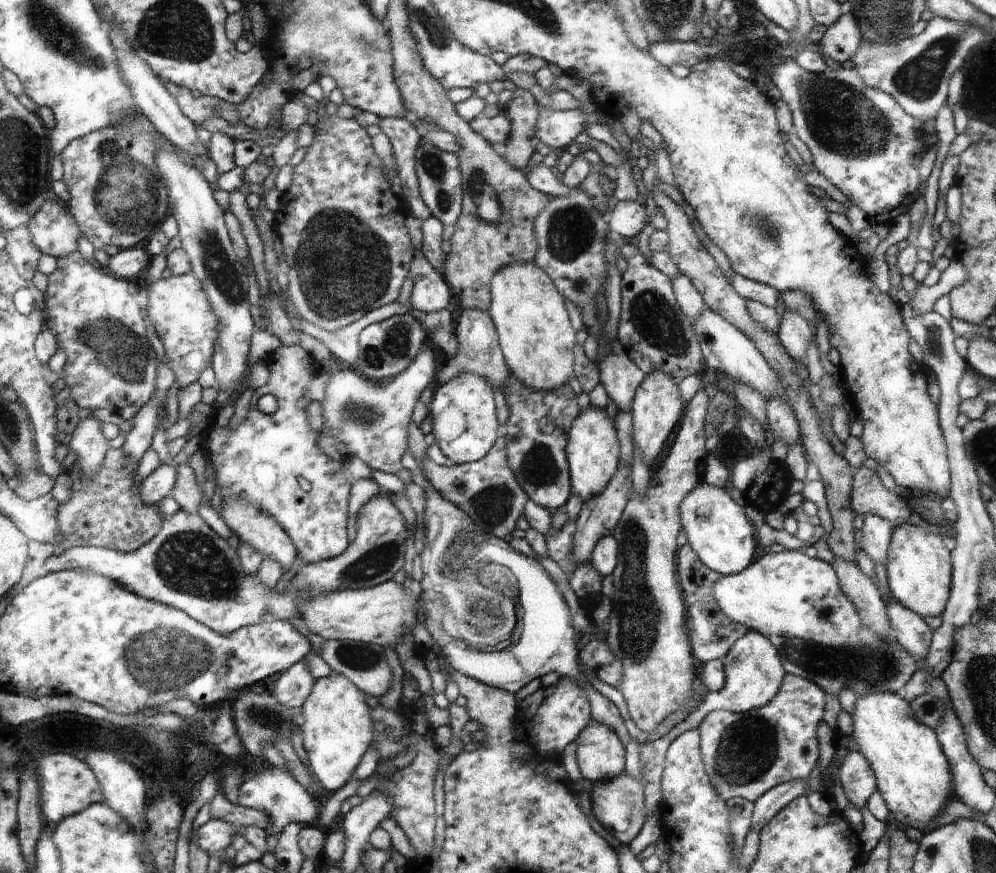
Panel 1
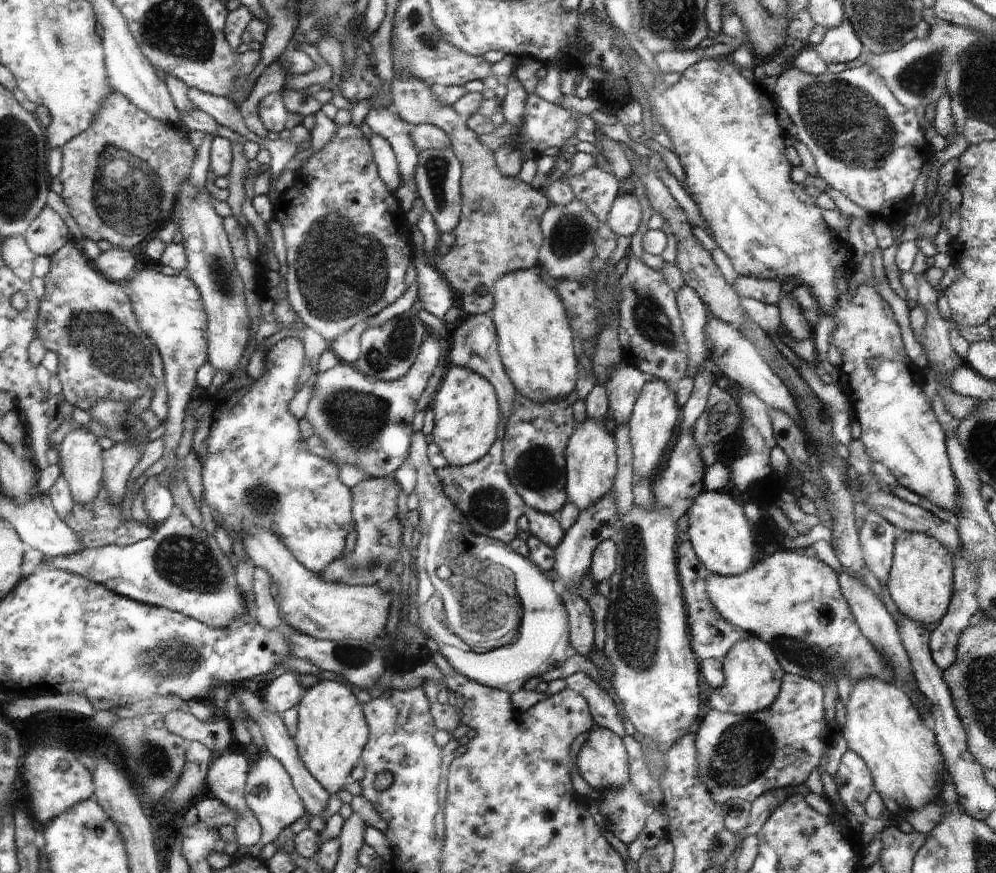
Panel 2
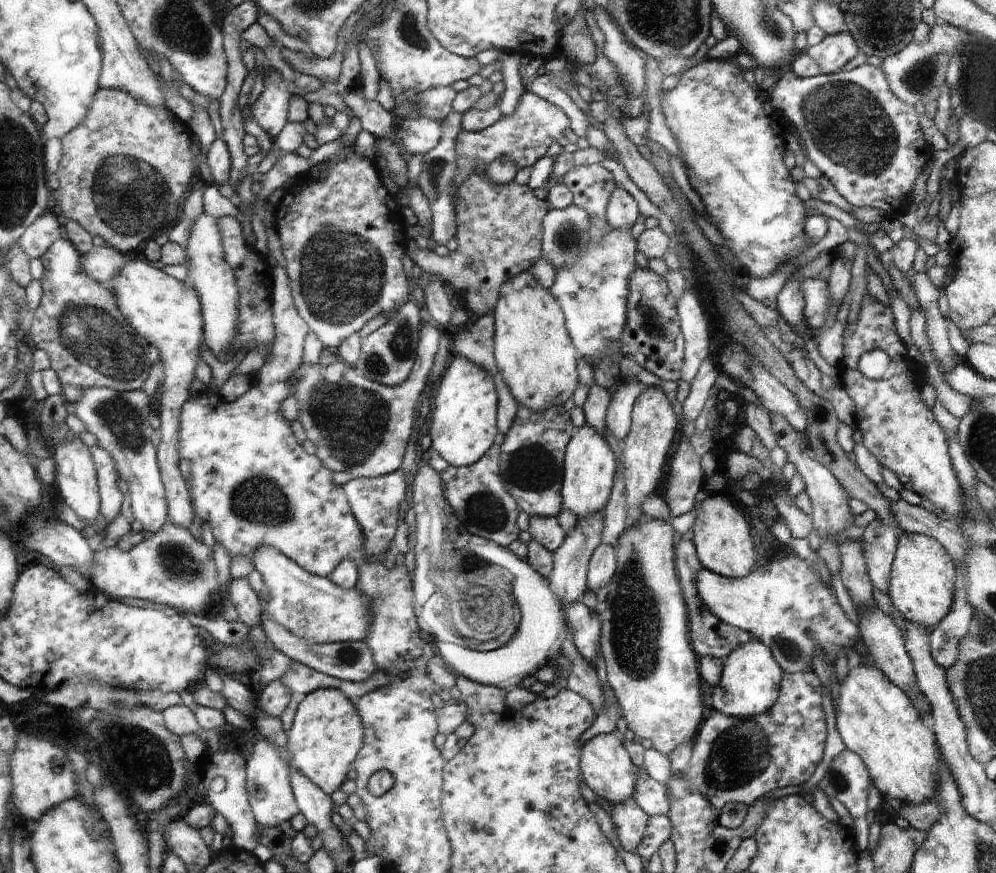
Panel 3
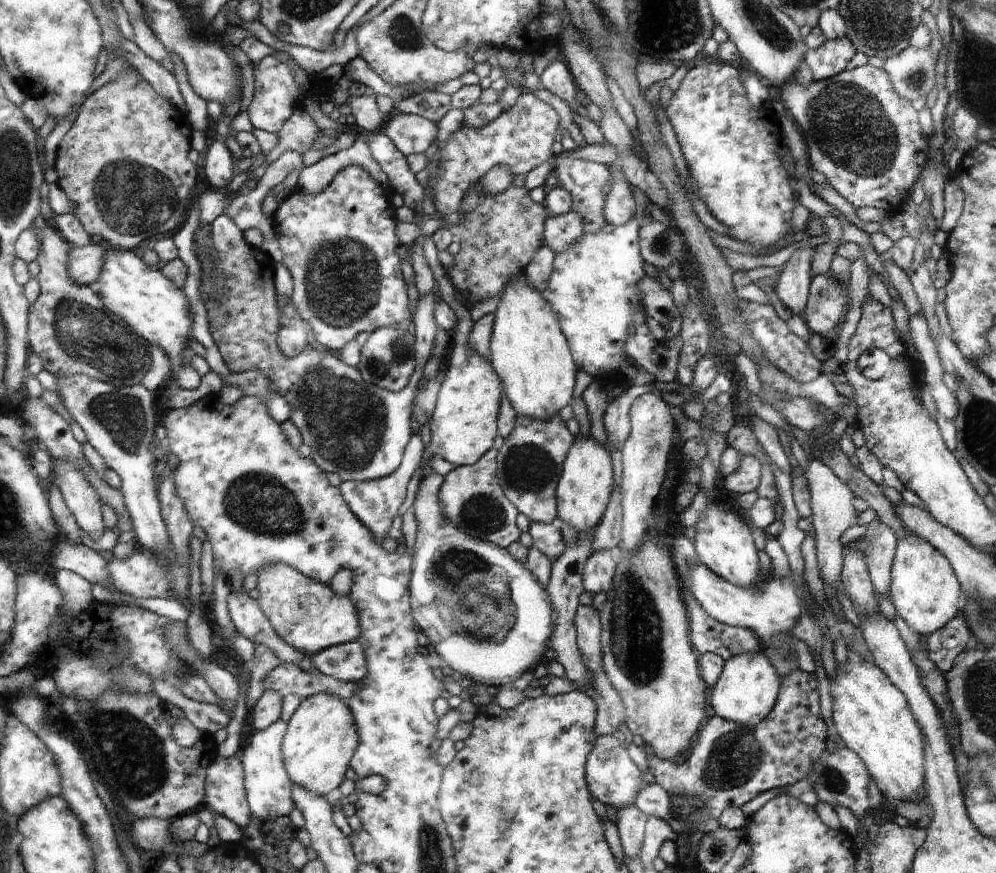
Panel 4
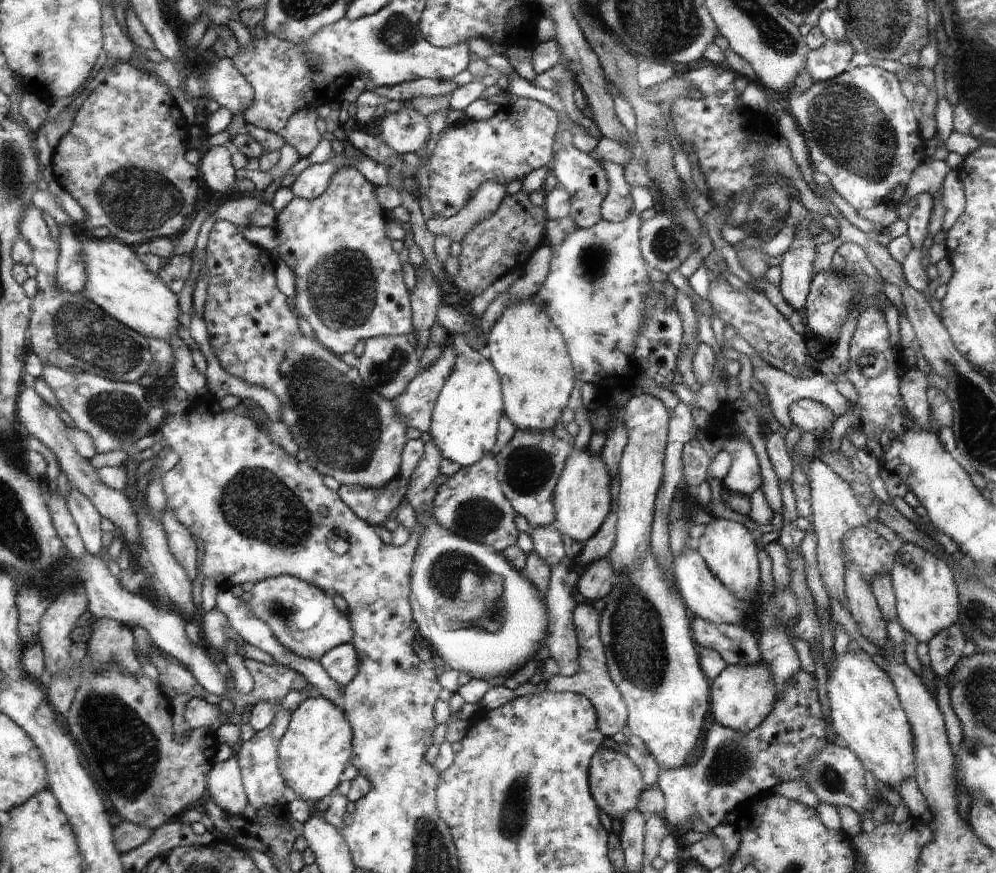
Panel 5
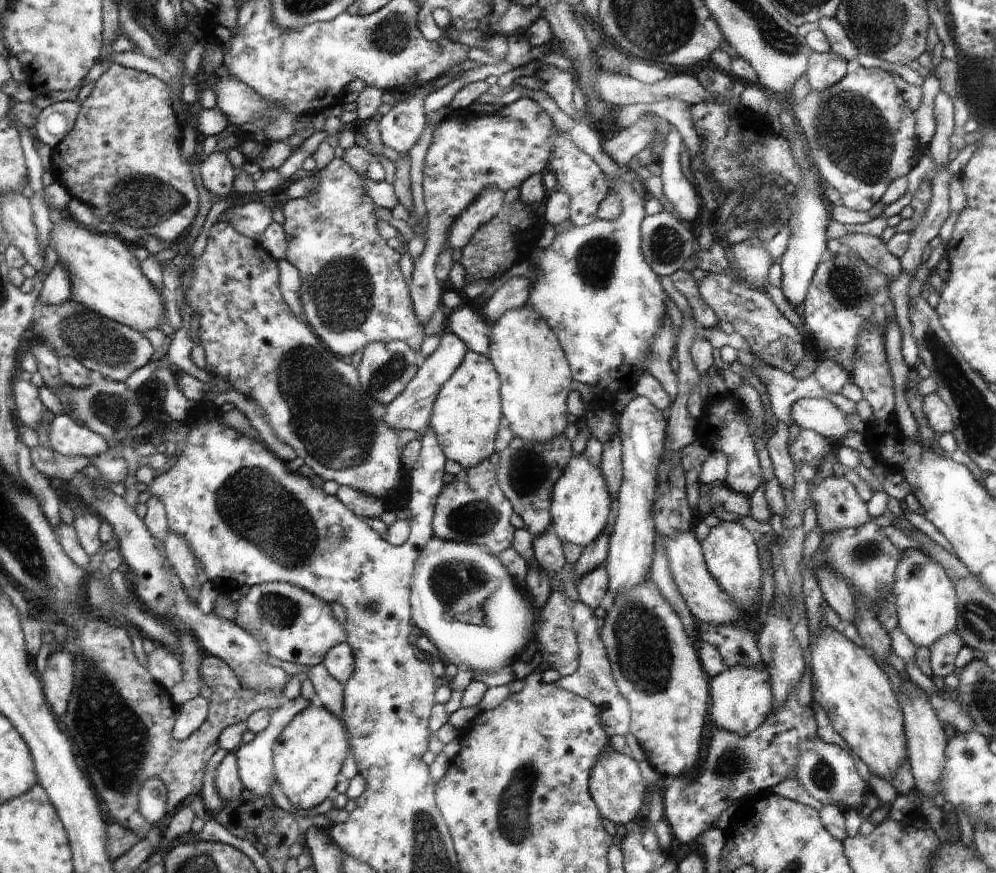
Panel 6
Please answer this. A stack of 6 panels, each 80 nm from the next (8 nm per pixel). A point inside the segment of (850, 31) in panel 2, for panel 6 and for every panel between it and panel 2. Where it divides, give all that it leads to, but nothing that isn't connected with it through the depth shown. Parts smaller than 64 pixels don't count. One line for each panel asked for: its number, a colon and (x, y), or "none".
3: (834, 52)
4: (830, 59)
5: (831, 60)
6: (826, 68)

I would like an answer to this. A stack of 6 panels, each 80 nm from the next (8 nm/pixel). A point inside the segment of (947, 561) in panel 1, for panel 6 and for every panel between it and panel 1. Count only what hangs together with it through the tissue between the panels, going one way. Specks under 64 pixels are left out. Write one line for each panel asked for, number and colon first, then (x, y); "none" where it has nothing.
2: (921, 581)
3: (922, 587)
4: (926, 594)
5: (927, 599)
6: (925, 599)

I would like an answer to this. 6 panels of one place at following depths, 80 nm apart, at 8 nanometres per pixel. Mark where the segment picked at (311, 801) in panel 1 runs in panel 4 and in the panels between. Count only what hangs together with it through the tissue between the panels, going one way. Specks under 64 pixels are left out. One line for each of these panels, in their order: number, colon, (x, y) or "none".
2: (269, 793)
3: (268, 788)
4: (268, 789)

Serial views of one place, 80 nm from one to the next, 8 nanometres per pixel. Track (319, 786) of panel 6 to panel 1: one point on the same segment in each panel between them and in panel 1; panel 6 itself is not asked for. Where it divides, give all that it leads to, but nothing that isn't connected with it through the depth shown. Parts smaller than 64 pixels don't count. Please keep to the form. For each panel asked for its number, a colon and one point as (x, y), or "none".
1: (337, 729)
2: (332, 729)
3: (327, 733)
4: (322, 736)
5: (314, 751)

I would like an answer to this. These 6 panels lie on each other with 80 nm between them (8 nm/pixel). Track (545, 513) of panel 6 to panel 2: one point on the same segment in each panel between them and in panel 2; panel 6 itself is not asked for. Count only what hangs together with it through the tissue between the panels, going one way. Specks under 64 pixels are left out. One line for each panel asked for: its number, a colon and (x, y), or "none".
2: (537, 435)
3: (532, 457)
4: (529, 465)
5: (528, 468)

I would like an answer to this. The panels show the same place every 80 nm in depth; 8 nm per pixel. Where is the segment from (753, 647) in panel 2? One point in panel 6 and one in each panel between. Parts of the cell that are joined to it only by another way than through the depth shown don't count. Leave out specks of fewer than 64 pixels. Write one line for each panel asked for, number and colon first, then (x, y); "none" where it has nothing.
3: (749, 685)
4: (748, 687)
5: (741, 697)
6: (740, 697)

